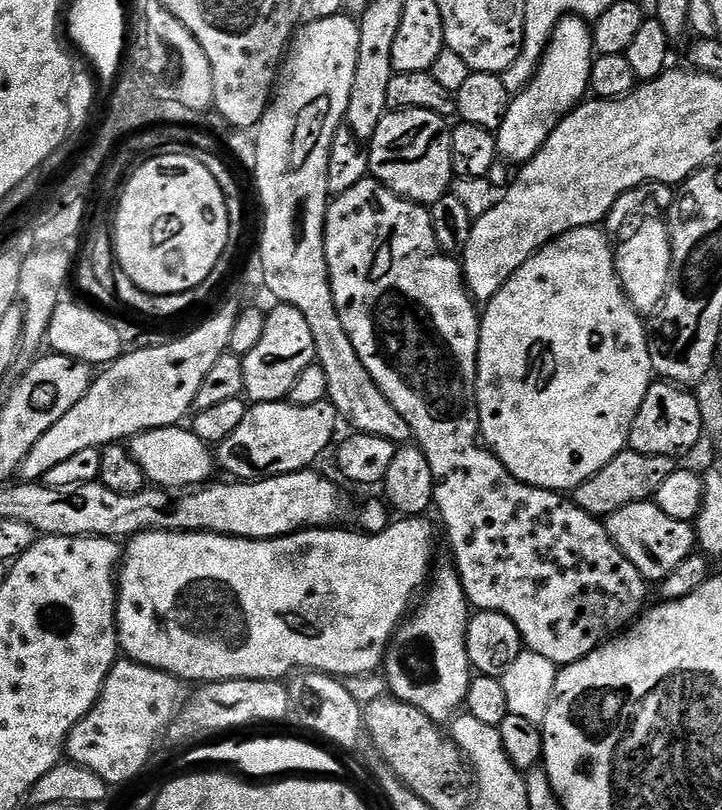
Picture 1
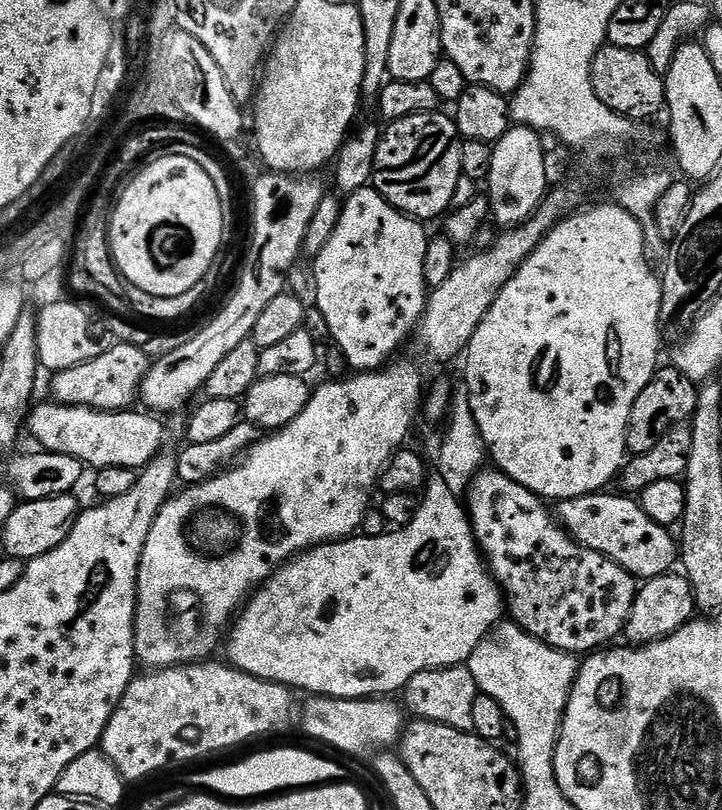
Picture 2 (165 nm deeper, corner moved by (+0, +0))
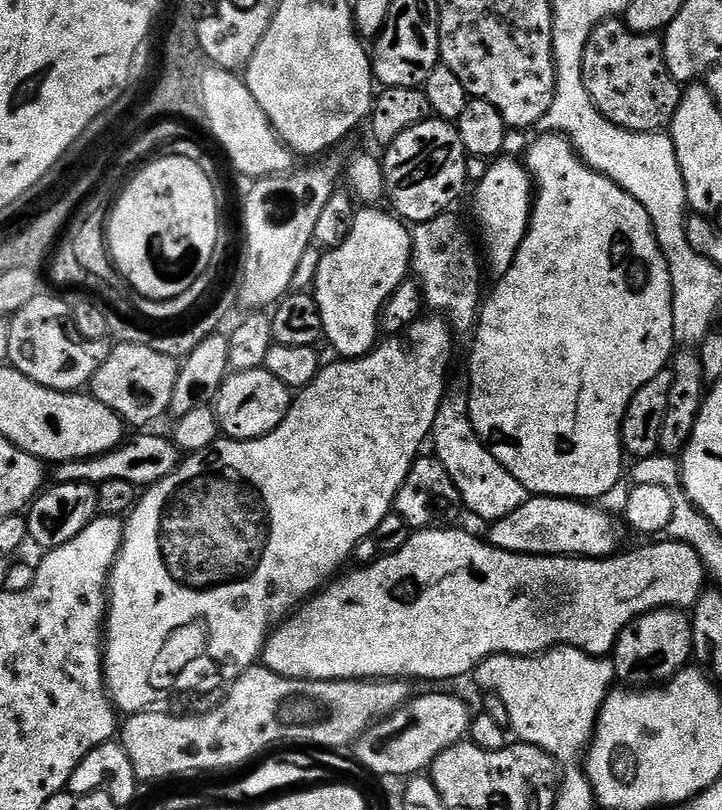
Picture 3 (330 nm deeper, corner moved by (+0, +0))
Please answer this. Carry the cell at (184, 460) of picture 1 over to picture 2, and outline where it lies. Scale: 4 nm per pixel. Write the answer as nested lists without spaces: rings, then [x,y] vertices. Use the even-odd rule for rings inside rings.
[[[37,403],[29,411],[26,417],[27,431],[28,428],[32,431],[33,438],[40,443],[37,445],[43,451],[70,454],[89,469],[122,466],[139,470],[147,466],[165,447],[163,426],[156,421],[159,419],[155,415],[147,411],[99,412],[97,408],[74,404],[47,403]]]

